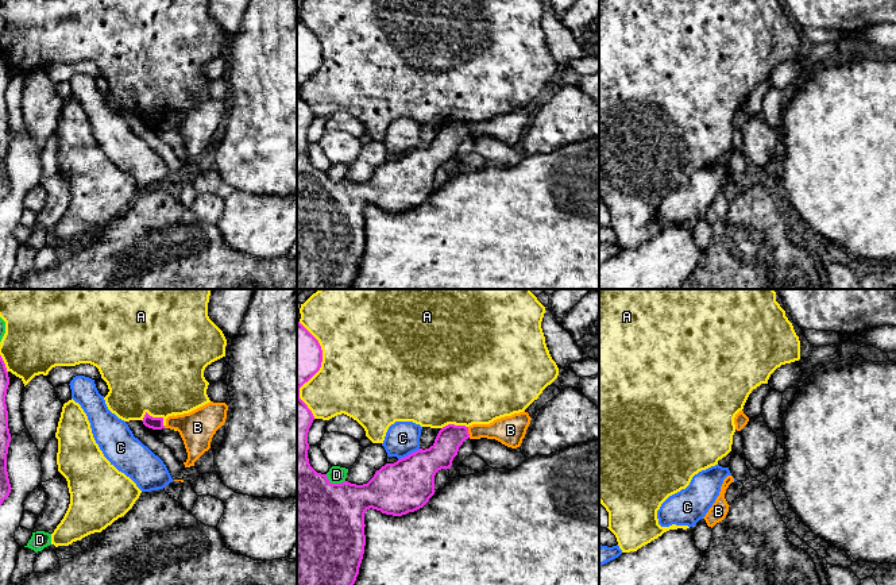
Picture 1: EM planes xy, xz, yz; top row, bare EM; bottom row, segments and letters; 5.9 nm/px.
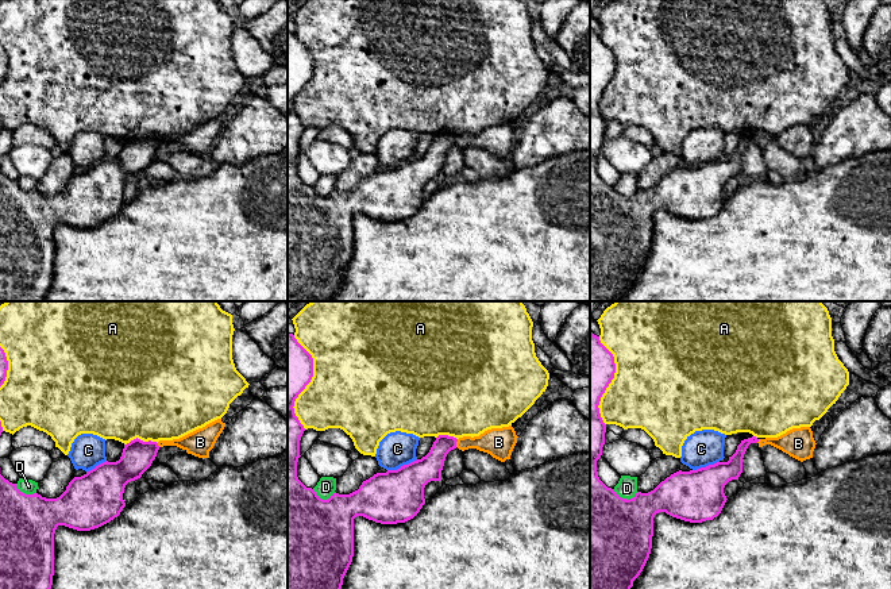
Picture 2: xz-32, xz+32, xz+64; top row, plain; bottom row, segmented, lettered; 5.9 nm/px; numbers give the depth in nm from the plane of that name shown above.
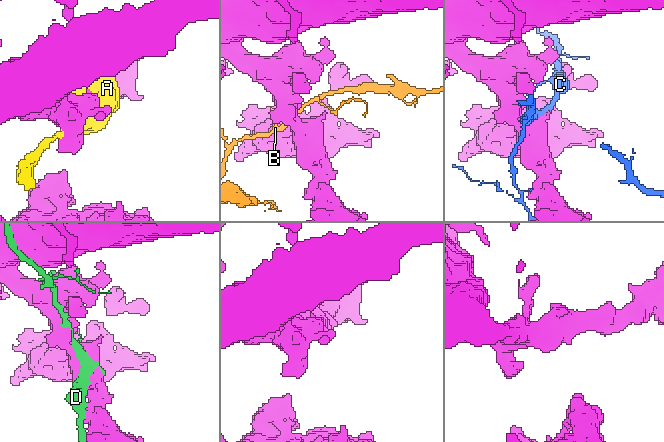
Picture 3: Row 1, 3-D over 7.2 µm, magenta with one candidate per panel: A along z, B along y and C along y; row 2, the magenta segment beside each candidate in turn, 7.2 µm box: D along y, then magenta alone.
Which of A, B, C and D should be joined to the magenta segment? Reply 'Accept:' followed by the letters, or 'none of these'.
Accept: none of these

